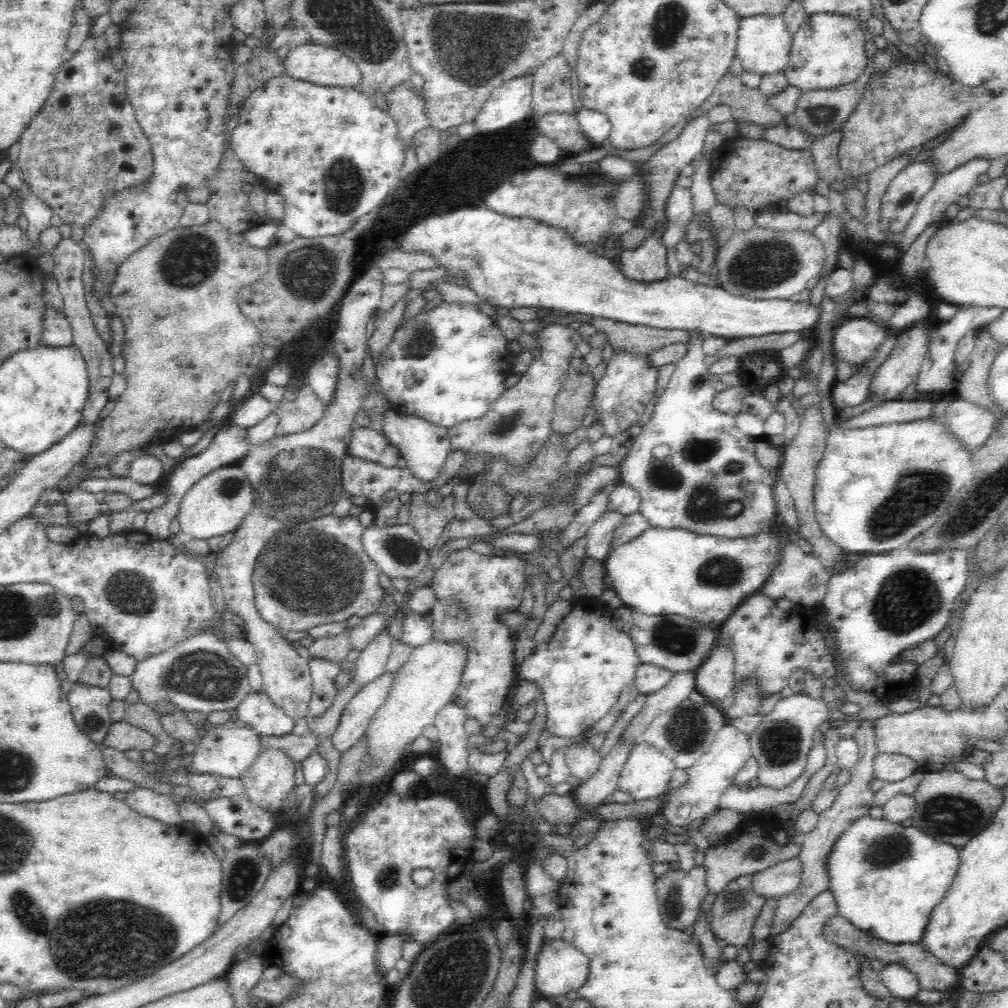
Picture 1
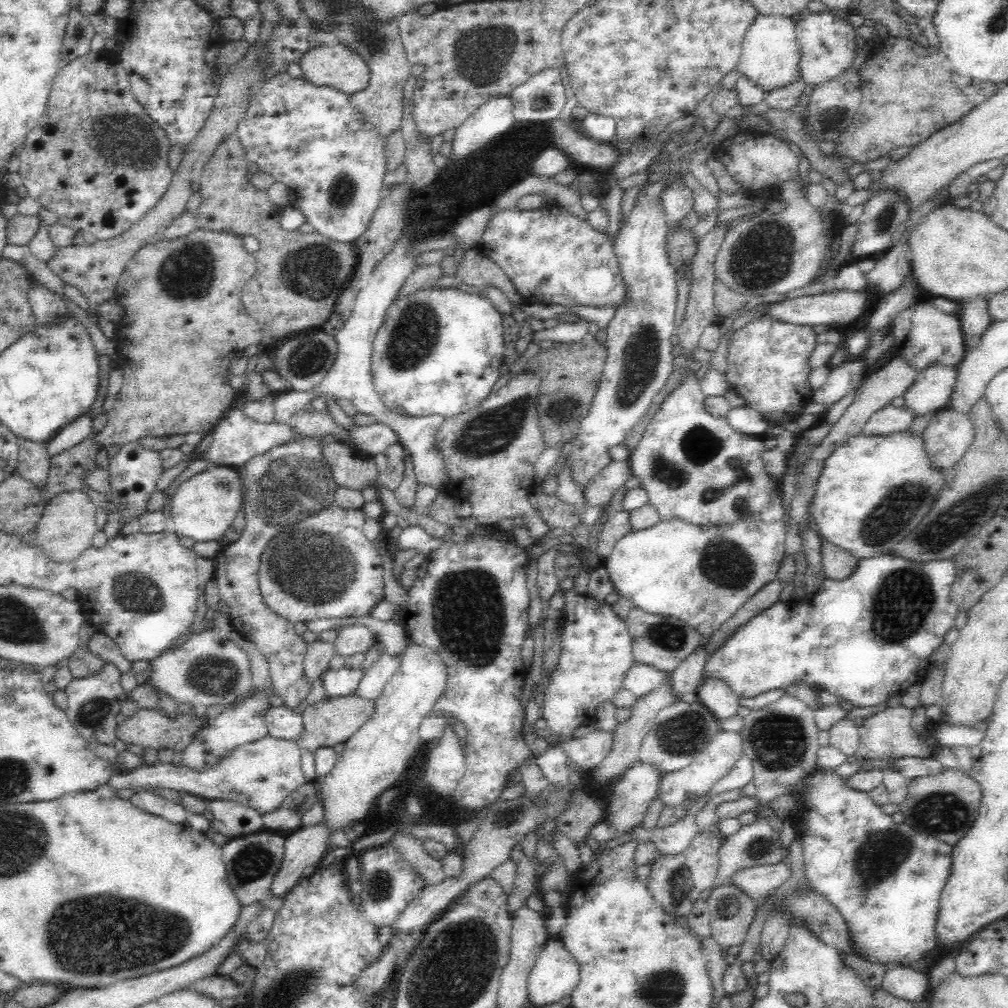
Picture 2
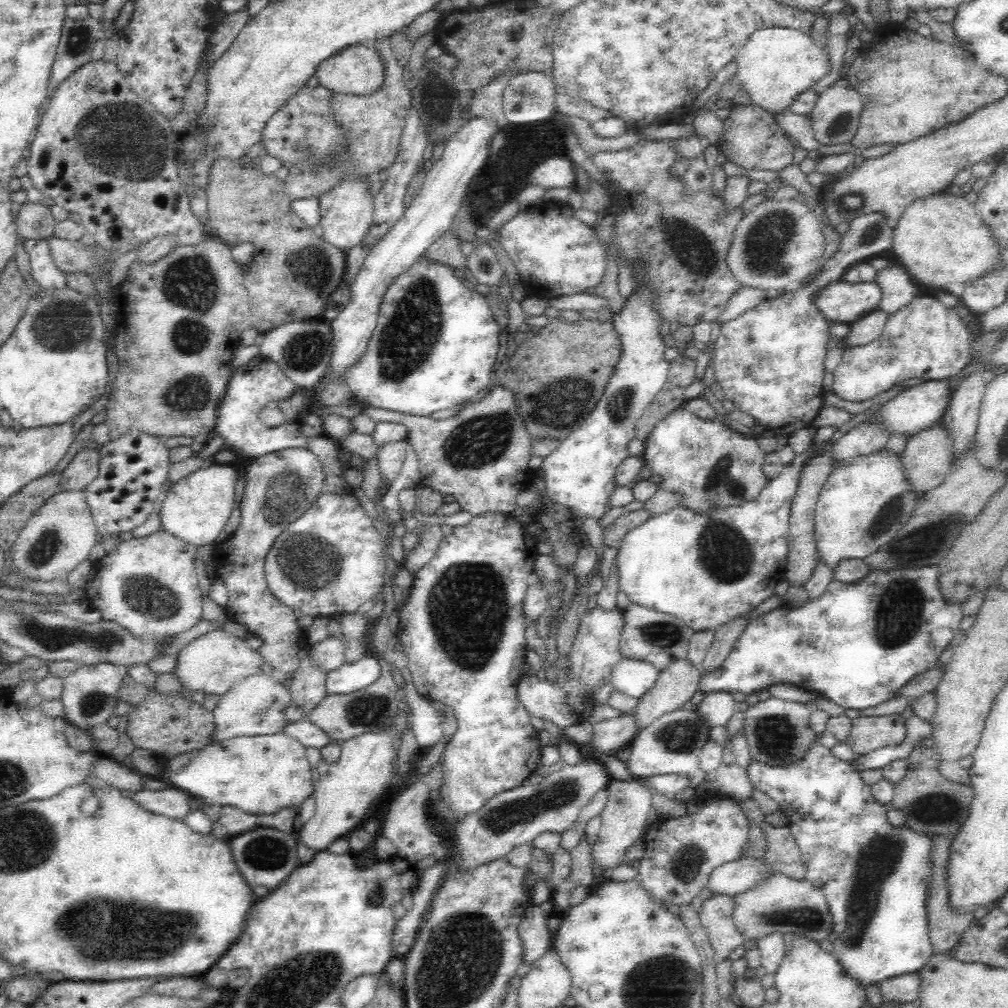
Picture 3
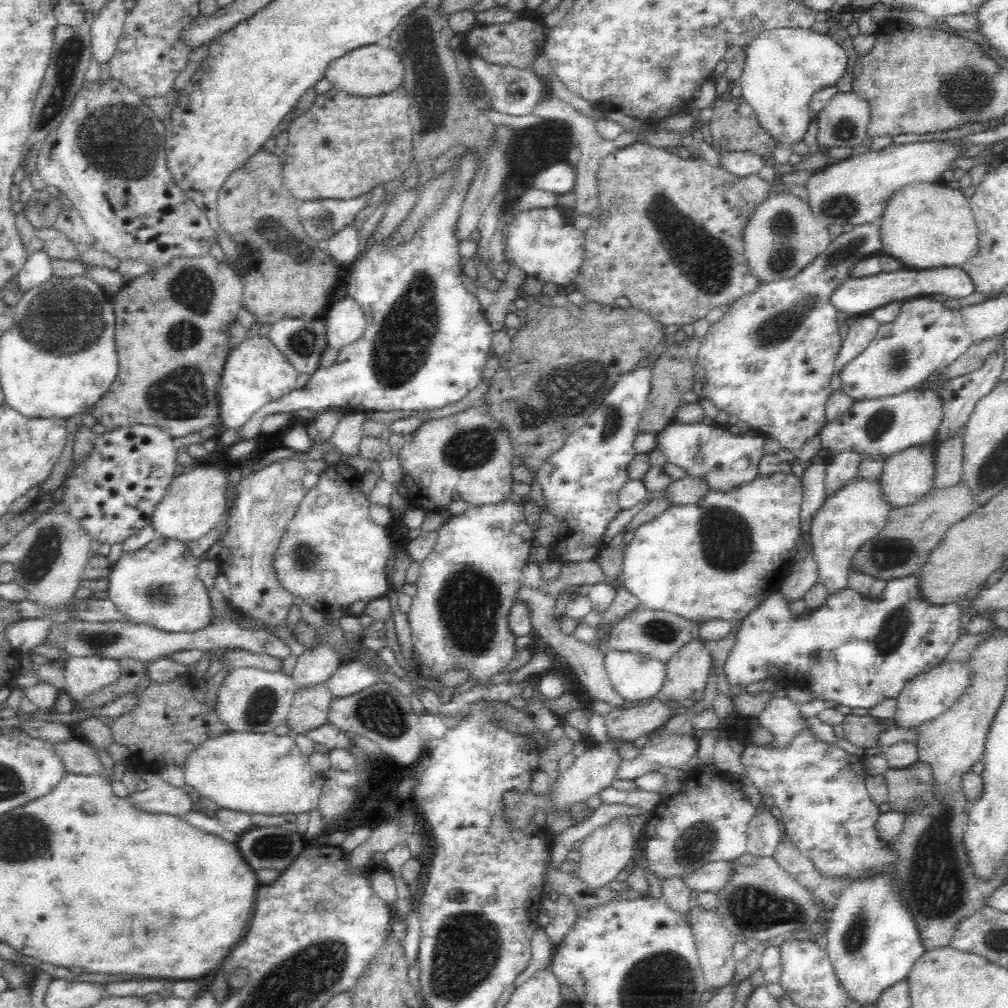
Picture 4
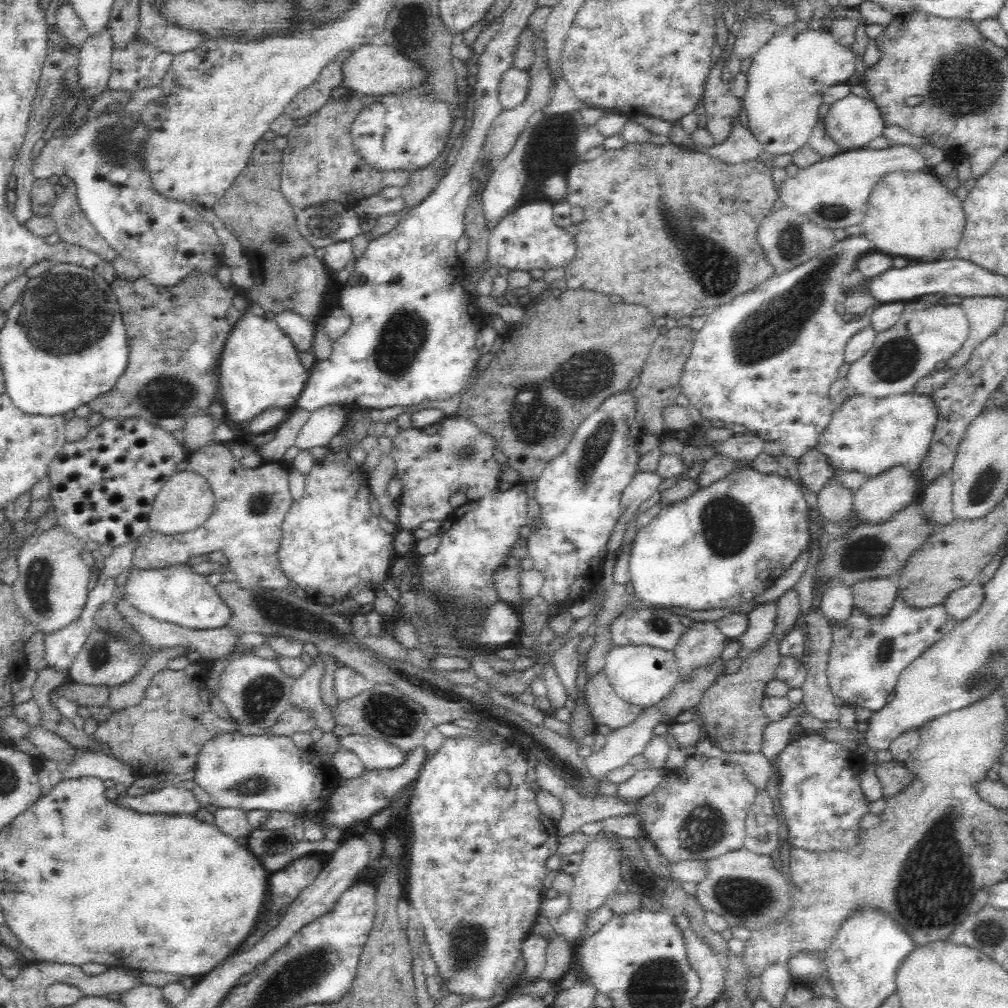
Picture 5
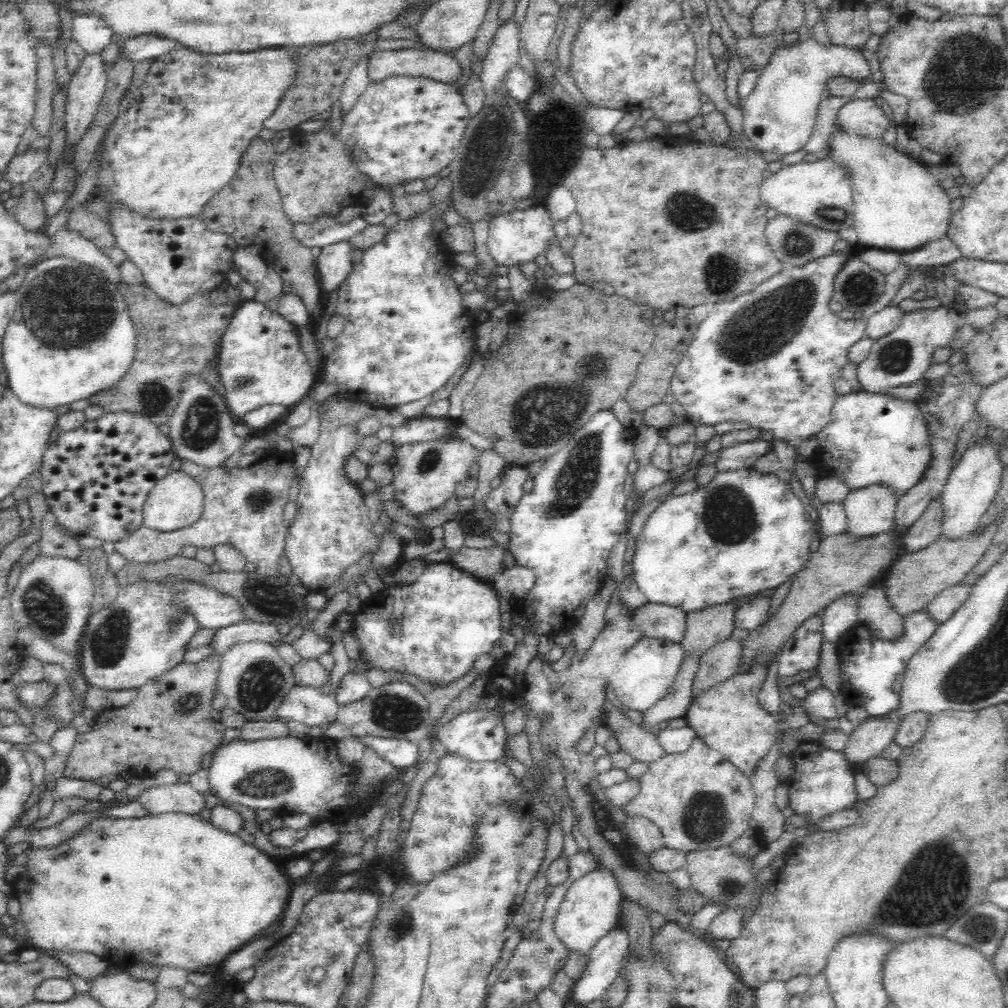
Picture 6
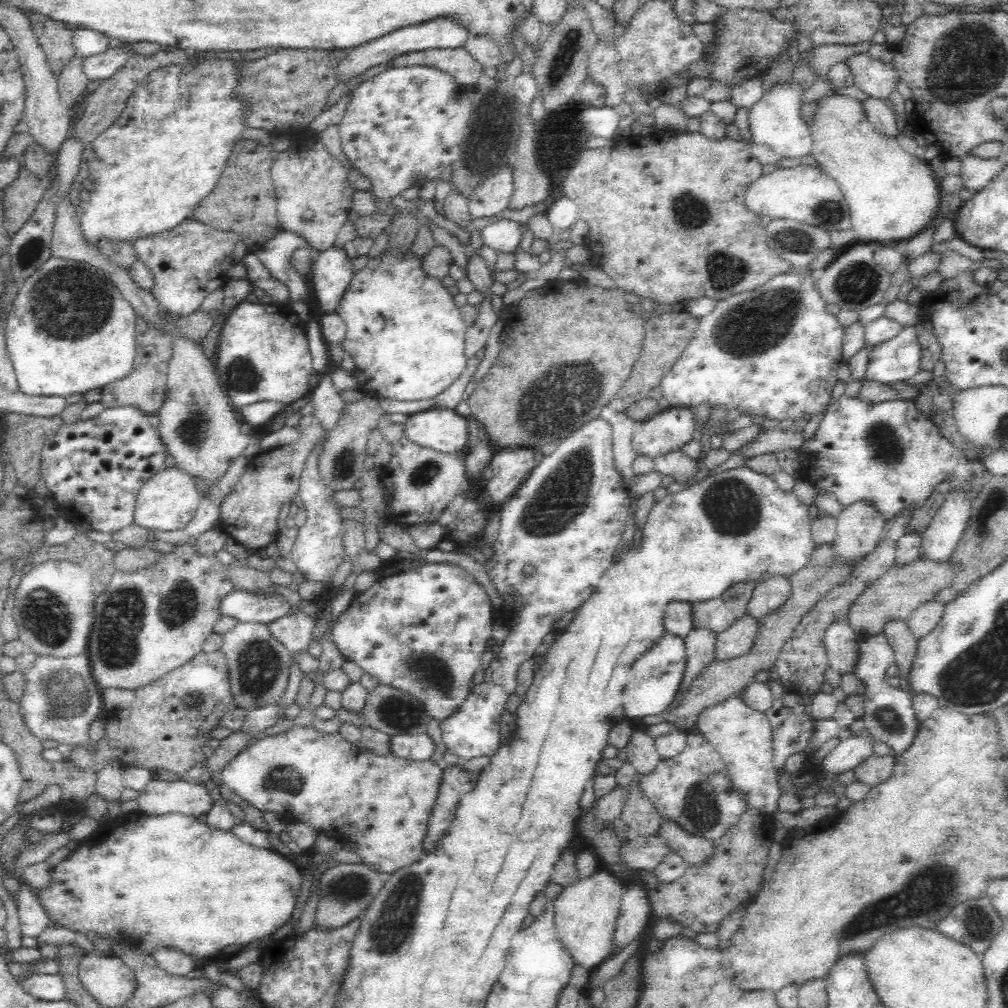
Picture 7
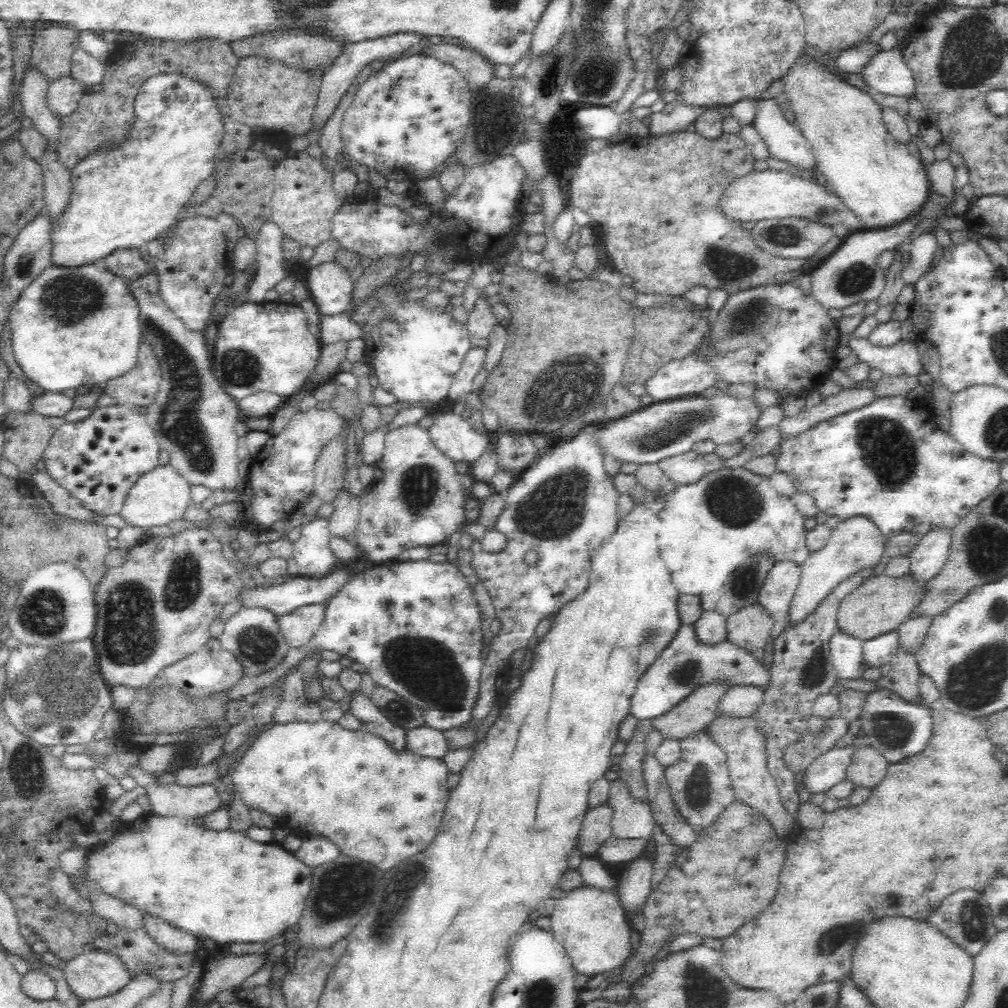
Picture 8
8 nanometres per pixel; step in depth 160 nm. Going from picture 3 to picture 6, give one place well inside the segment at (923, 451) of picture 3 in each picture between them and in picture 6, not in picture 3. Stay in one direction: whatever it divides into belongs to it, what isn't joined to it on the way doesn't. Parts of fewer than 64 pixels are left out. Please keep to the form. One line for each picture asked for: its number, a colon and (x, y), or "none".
4: (906, 477)
5: (878, 499)
6: (869, 512)

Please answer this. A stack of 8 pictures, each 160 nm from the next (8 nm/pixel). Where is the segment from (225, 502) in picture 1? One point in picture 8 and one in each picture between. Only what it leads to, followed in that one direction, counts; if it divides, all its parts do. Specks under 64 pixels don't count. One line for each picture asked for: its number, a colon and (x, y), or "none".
2: (203, 508)
3: (196, 508)
4: (194, 501)
5: (185, 500)
6: (176, 500)
7: (167, 501)
8: (161, 495)

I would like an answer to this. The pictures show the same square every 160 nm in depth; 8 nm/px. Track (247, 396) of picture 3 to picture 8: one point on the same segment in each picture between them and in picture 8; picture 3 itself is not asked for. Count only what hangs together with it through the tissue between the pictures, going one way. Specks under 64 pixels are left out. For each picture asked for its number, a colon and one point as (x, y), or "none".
4: (255, 373)
5: (259, 368)
6: (260, 362)
7: (263, 353)
8: (268, 346)

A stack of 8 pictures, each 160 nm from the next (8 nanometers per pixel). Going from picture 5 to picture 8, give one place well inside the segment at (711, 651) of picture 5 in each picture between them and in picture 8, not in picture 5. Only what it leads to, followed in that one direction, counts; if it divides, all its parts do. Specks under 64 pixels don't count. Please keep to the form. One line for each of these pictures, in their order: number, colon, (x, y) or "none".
6: (706, 626)
7: (718, 613)
8: (742, 587)

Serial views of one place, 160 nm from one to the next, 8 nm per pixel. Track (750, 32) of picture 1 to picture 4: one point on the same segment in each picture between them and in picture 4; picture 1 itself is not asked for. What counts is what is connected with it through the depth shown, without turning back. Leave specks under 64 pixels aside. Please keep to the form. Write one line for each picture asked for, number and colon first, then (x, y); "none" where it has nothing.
2: (771, 54)
3: (776, 65)
4: (785, 67)

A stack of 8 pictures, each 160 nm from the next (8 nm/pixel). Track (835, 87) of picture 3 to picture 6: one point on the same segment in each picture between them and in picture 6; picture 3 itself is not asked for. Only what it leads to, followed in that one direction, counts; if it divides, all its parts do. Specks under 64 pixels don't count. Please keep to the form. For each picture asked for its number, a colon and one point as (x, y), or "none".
4: (844, 120)
5: (852, 122)
6: (864, 116)

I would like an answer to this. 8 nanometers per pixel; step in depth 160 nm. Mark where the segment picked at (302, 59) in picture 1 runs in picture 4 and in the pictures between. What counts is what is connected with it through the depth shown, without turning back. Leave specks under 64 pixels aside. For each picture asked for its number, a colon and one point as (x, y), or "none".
2: (335, 65)
3: (360, 70)
4: (372, 70)

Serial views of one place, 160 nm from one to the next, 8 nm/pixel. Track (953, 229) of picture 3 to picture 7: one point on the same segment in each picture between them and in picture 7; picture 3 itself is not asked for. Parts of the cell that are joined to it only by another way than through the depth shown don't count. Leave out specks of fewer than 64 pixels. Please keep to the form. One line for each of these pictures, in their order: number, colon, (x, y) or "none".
4: (927, 224)
5: (908, 213)
6: (897, 203)
7: (891, 194)

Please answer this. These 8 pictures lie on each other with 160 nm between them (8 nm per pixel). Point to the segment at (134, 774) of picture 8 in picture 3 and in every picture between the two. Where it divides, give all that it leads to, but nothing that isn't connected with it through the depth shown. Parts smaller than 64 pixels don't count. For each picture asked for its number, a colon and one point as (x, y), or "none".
3: (173, 802)
4: (159, 797)
5: (169, 800)
6: (178, 797)
7: (158, 798)

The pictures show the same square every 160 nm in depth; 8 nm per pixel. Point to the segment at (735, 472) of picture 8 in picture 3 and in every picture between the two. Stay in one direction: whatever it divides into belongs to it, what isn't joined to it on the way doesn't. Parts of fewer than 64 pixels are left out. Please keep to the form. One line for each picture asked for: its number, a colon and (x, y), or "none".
3: (707, 568)
4: (719, 557)
5: (683, 557)
6: (743, 532)
7: (738, 524)

